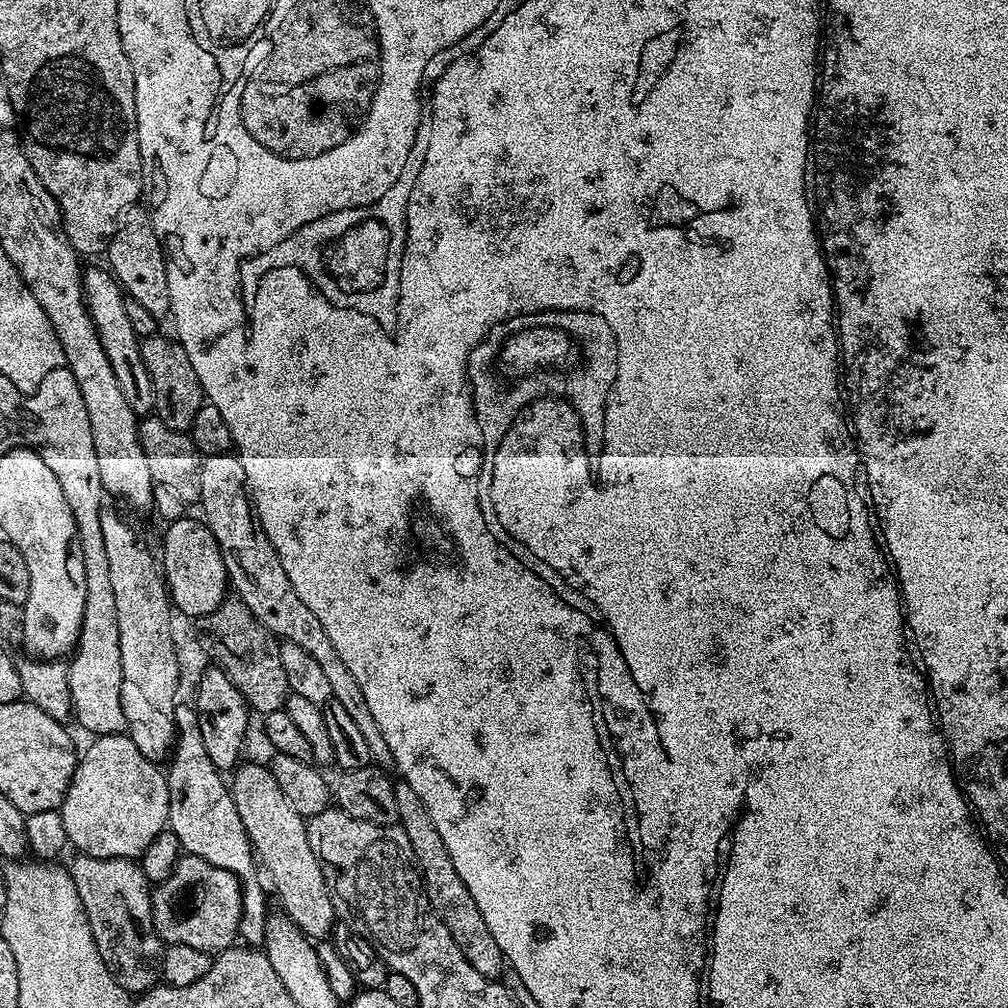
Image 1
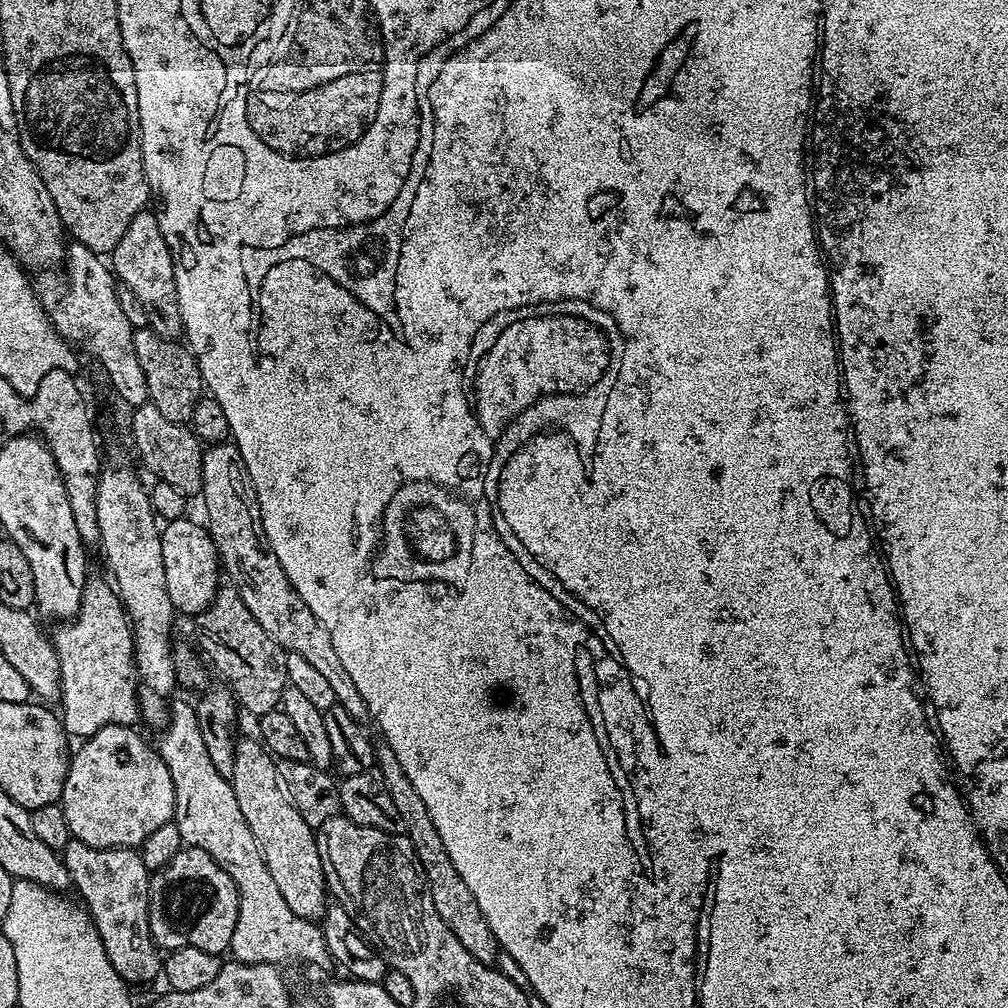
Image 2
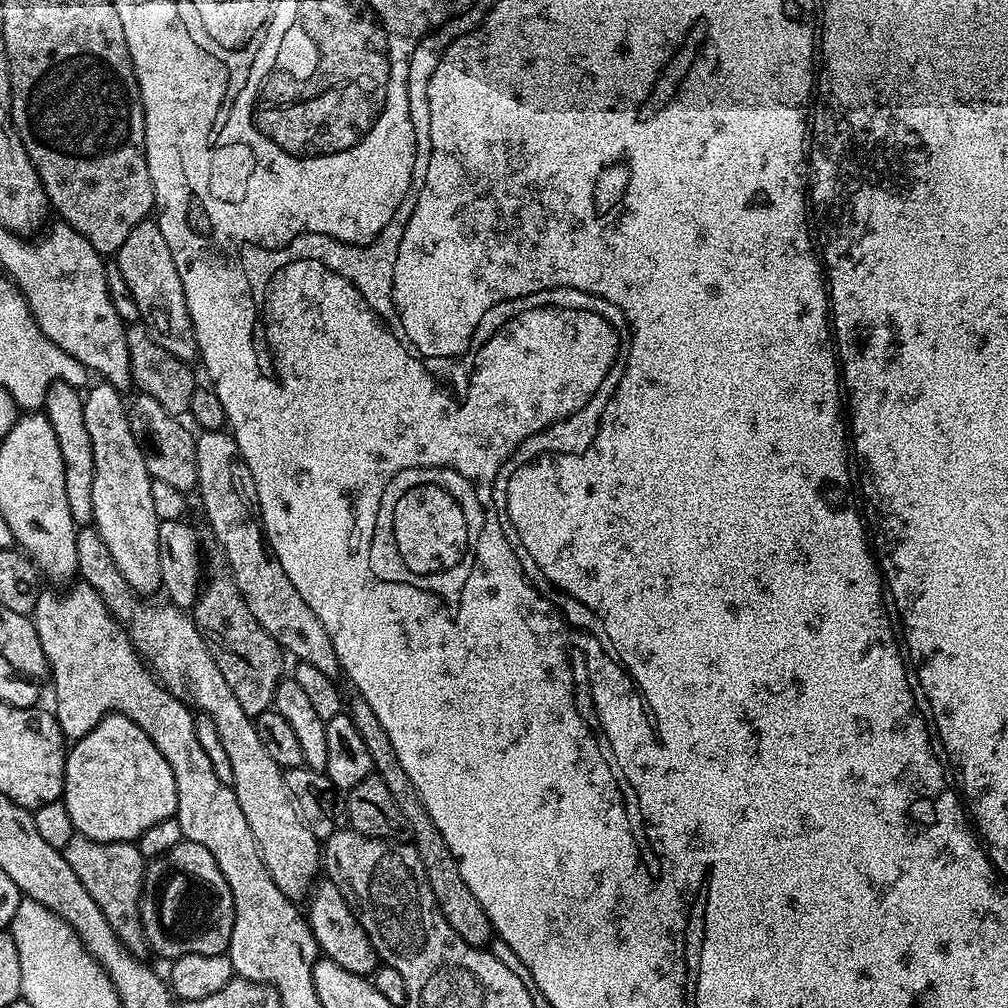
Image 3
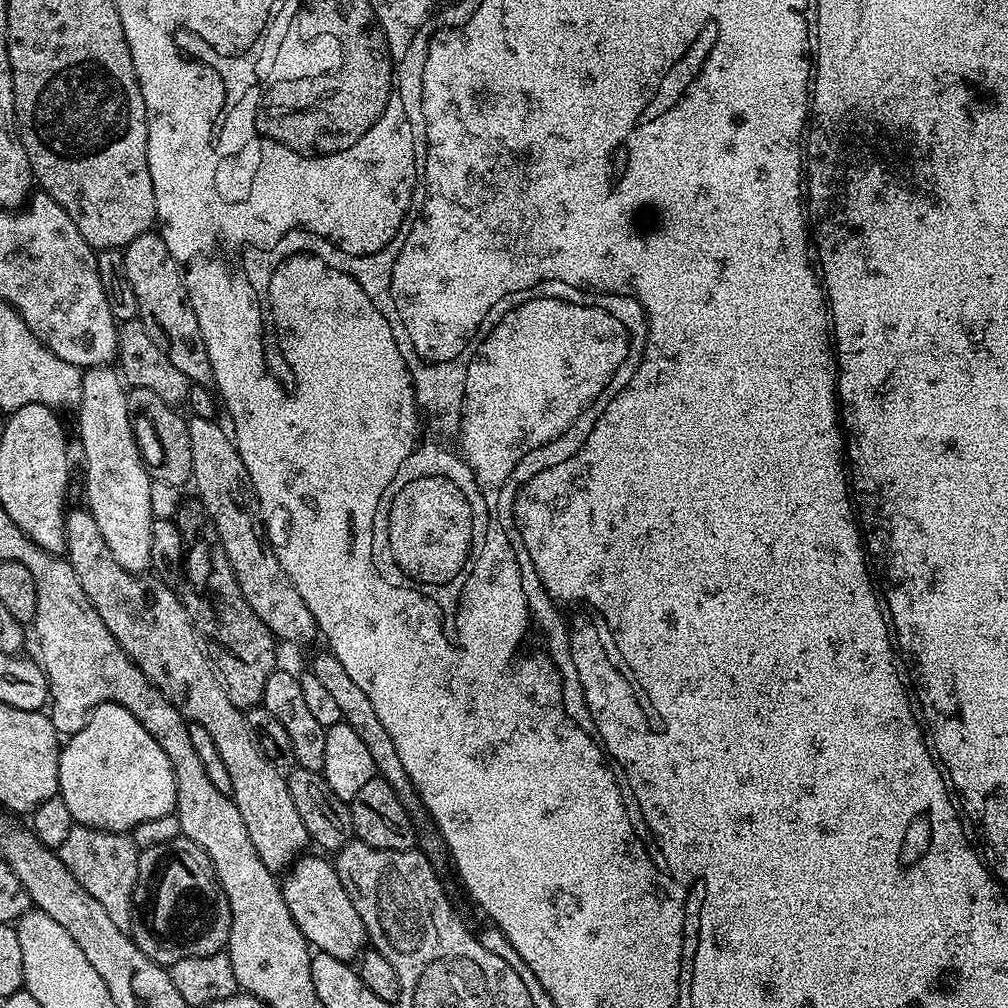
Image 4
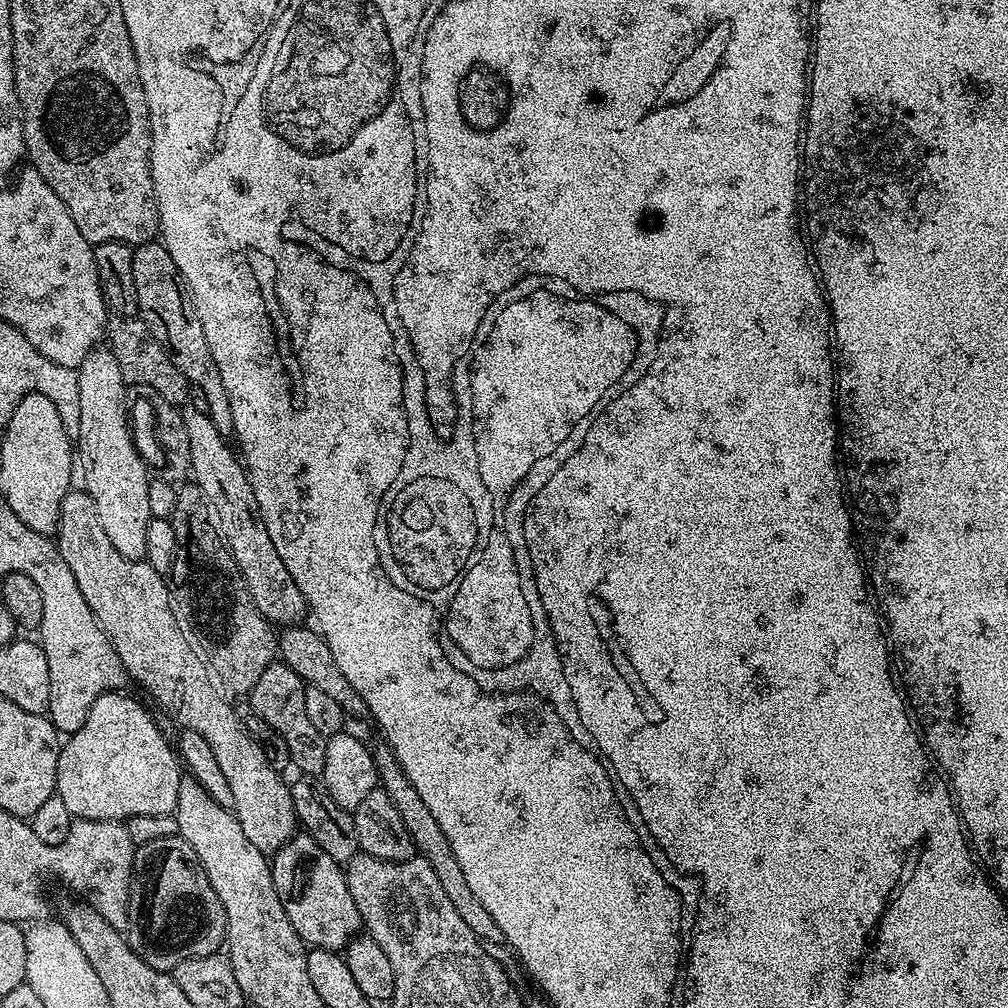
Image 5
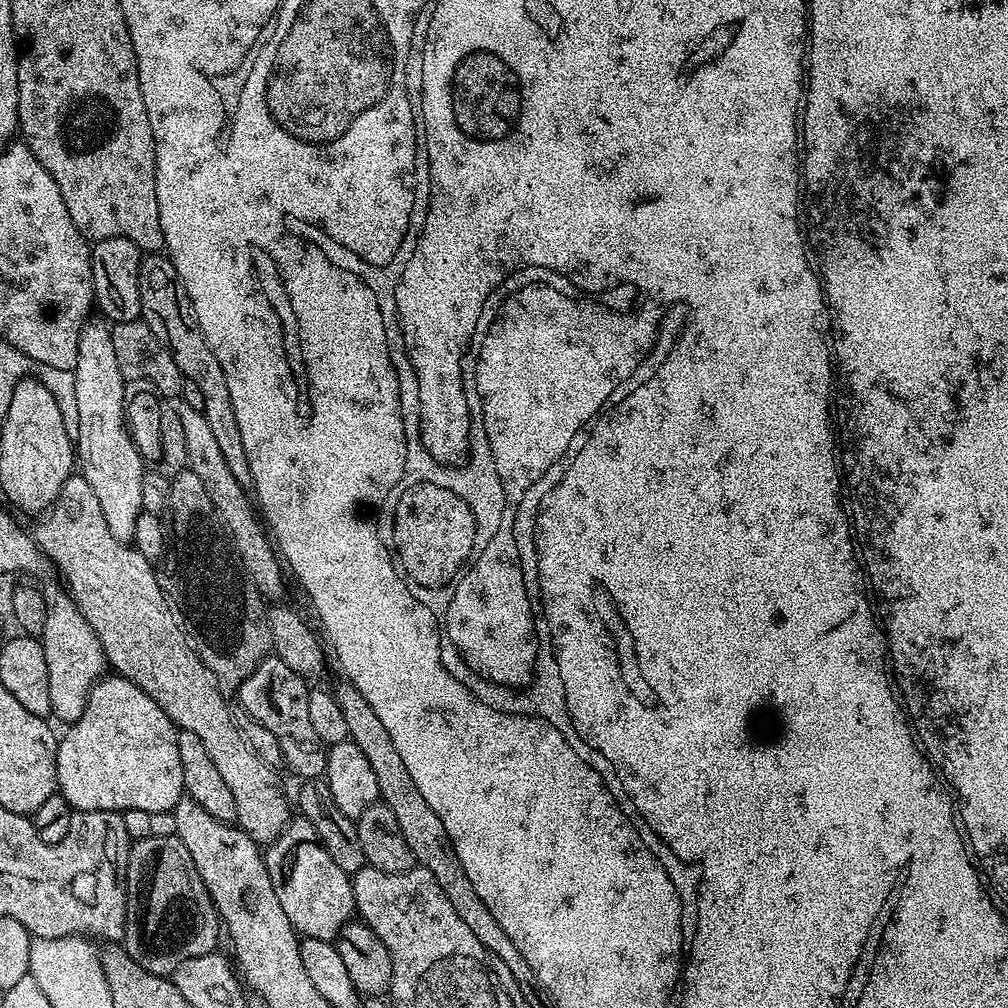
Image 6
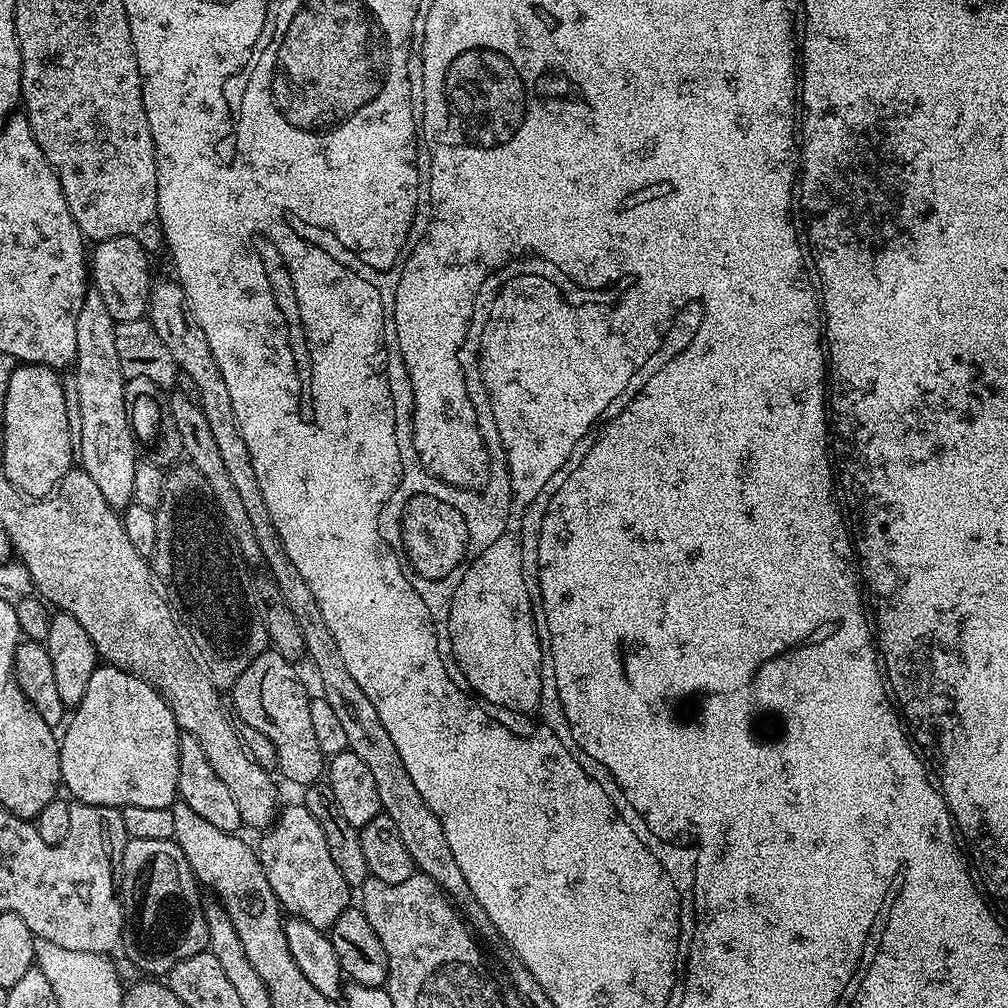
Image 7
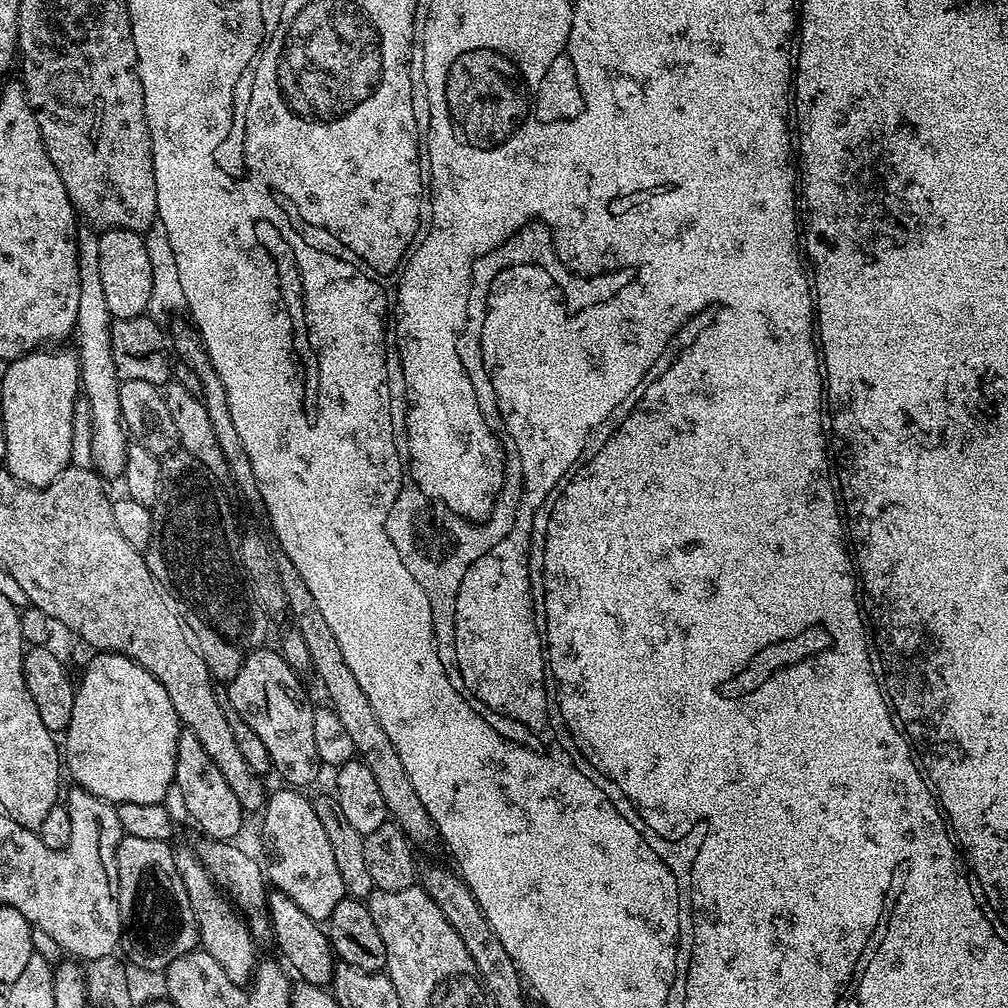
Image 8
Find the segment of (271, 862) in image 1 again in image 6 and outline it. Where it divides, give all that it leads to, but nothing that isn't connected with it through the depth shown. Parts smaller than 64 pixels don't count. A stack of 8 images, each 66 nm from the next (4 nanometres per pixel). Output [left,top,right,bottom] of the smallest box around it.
[34,474,290,846]

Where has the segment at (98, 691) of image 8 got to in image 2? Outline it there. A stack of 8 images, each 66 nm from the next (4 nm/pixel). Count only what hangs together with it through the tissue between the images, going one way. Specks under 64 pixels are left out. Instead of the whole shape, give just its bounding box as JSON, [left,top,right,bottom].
[59,724,176,849]

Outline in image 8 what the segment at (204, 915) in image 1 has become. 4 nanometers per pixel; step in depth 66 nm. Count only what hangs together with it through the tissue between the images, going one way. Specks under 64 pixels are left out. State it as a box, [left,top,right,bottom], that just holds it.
[116,835,200,973]

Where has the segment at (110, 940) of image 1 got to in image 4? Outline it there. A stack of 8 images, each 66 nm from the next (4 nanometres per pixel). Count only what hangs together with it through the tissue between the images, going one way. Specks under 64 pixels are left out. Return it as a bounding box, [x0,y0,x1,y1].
[58,824,141,929]

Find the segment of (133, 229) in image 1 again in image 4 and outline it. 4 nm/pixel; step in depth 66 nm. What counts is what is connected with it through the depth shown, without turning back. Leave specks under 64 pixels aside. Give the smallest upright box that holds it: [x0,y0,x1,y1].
[122,231,212,384]

